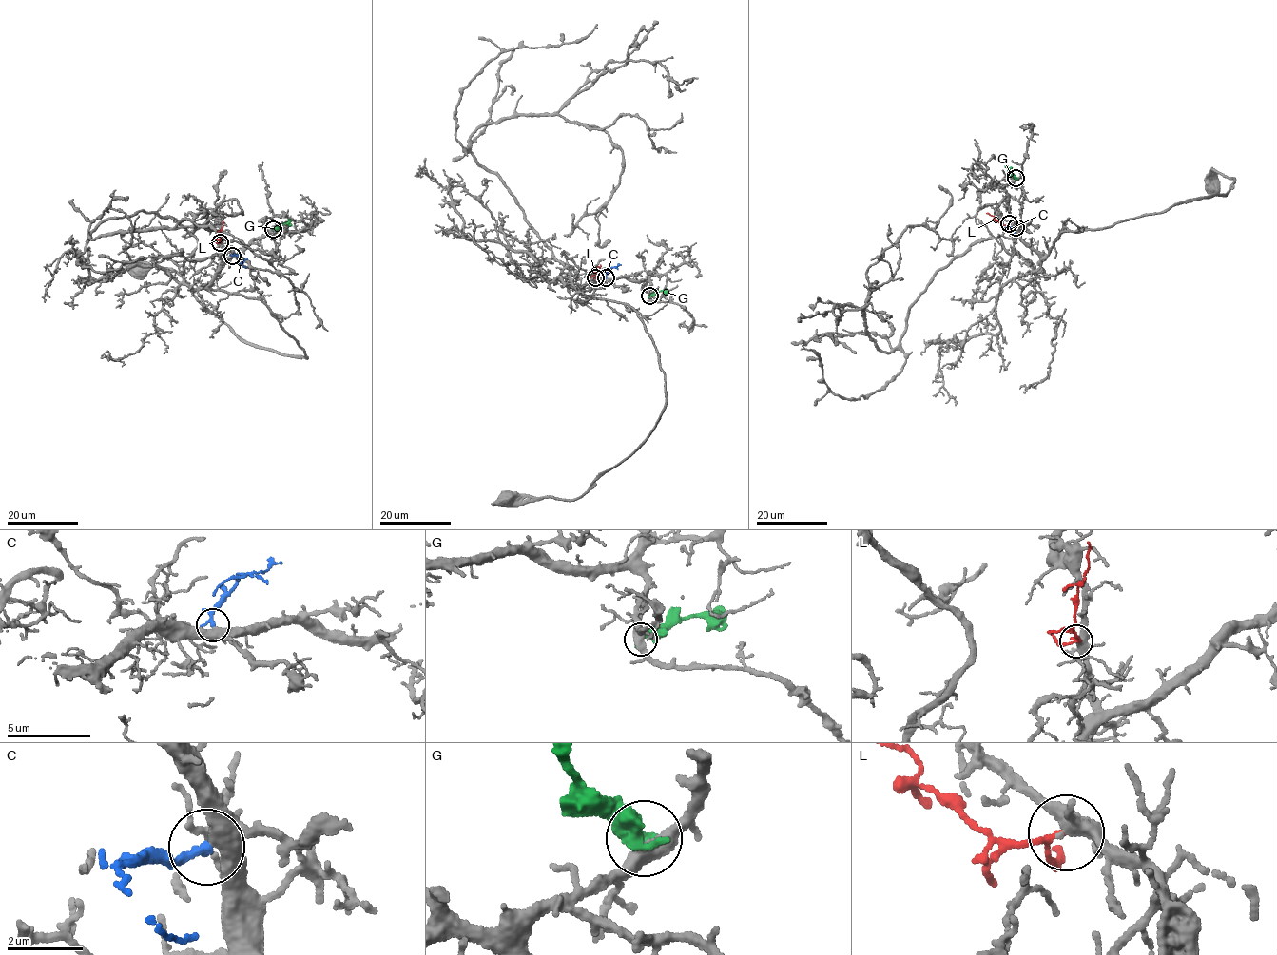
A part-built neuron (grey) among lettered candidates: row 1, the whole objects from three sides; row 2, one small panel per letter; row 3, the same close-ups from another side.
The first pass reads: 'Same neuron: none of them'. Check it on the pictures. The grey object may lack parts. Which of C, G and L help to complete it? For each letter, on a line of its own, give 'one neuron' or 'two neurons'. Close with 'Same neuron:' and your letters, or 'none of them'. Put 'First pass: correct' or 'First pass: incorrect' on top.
First pass: incorrect
C: one neuron
G: two neurons
L: two neurons
Same neuron: C

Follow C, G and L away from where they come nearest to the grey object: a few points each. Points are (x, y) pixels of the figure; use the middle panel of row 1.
C: (606, 277), (610, 268), (620, 264)
G: (649, 296), (667, 290)
L: (595, 277), (600, 265)

